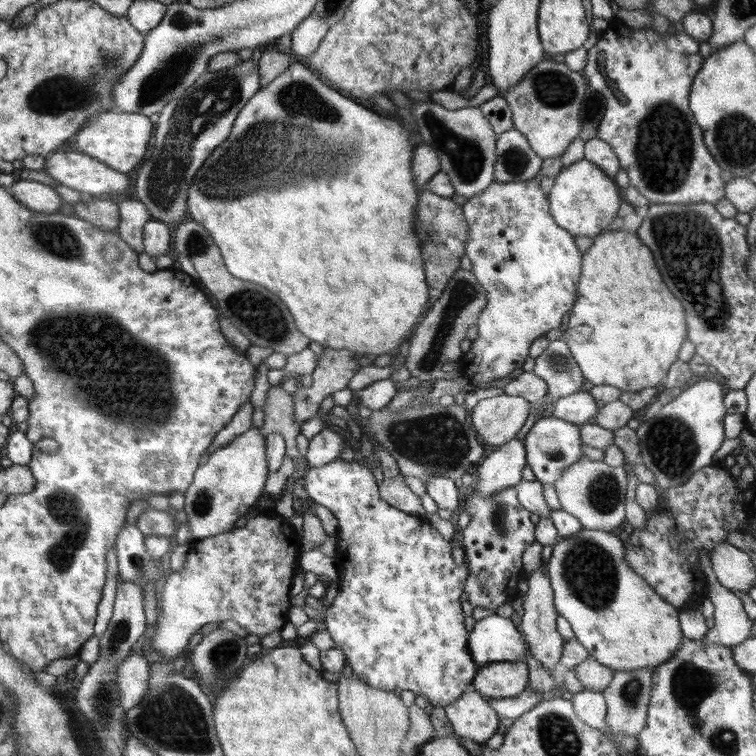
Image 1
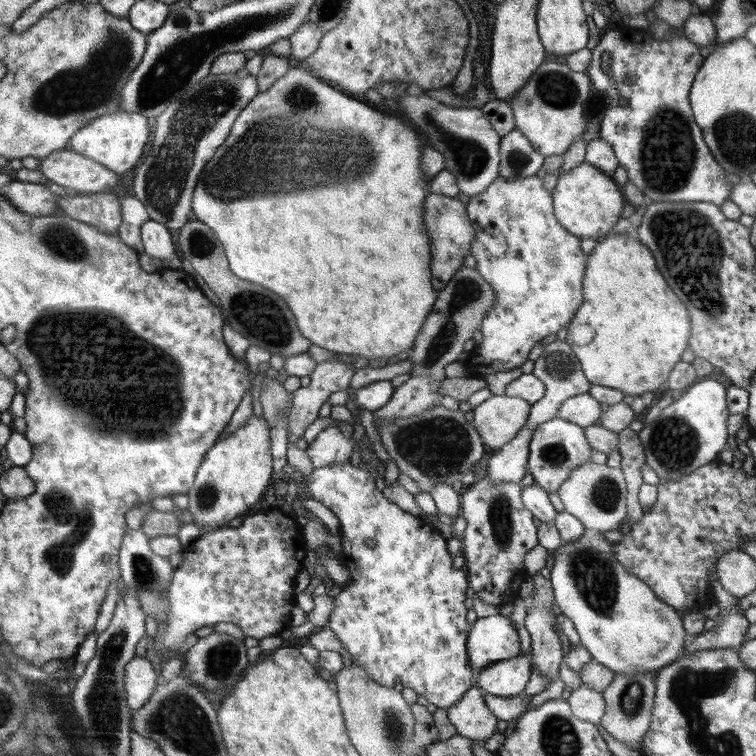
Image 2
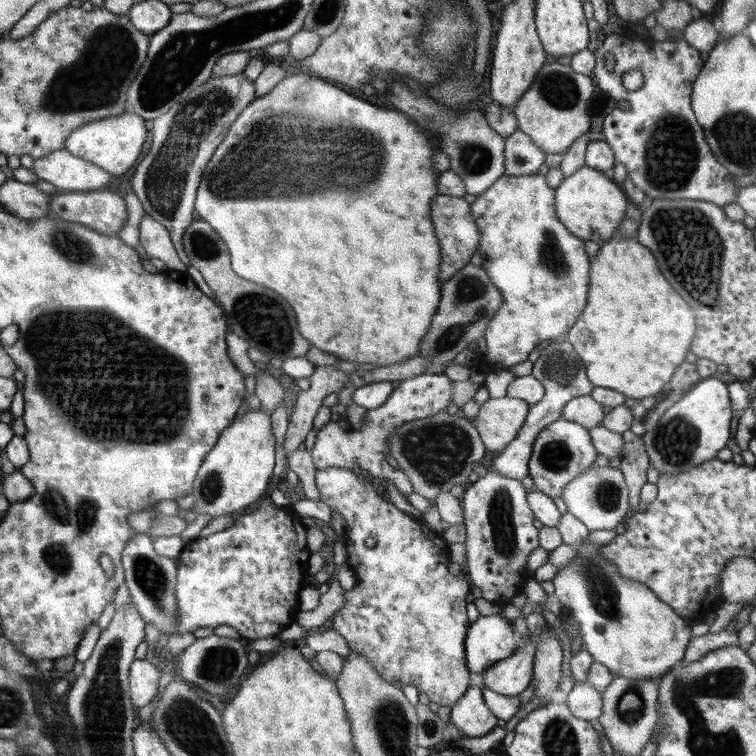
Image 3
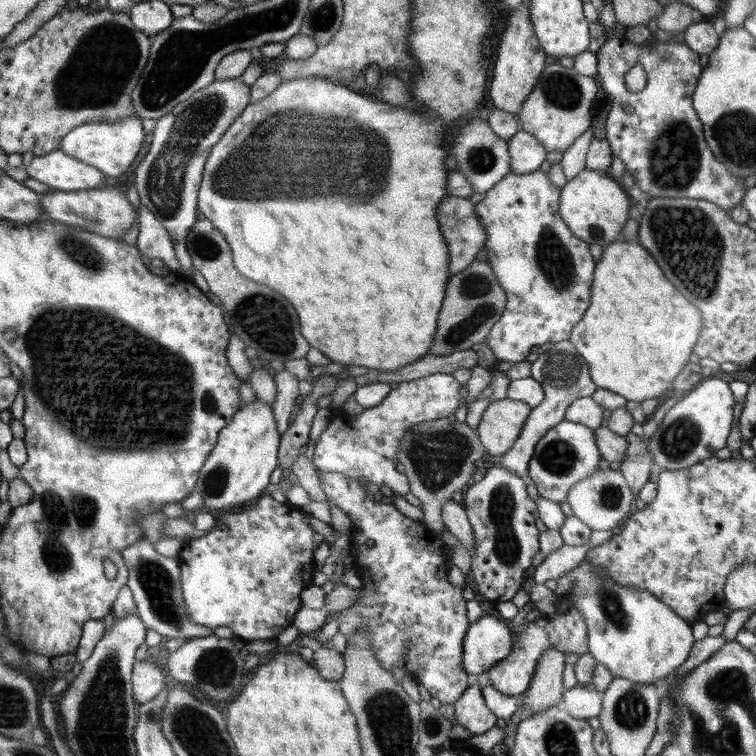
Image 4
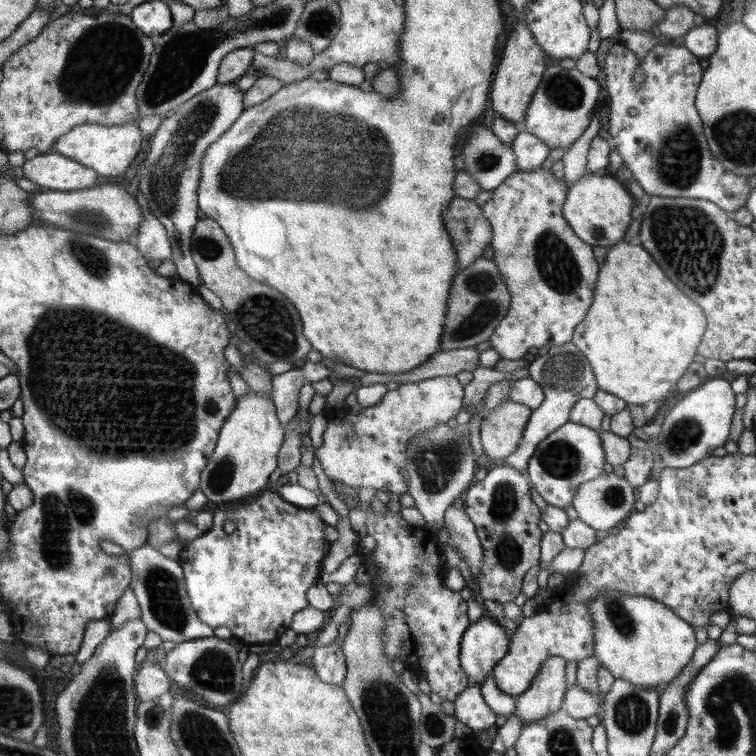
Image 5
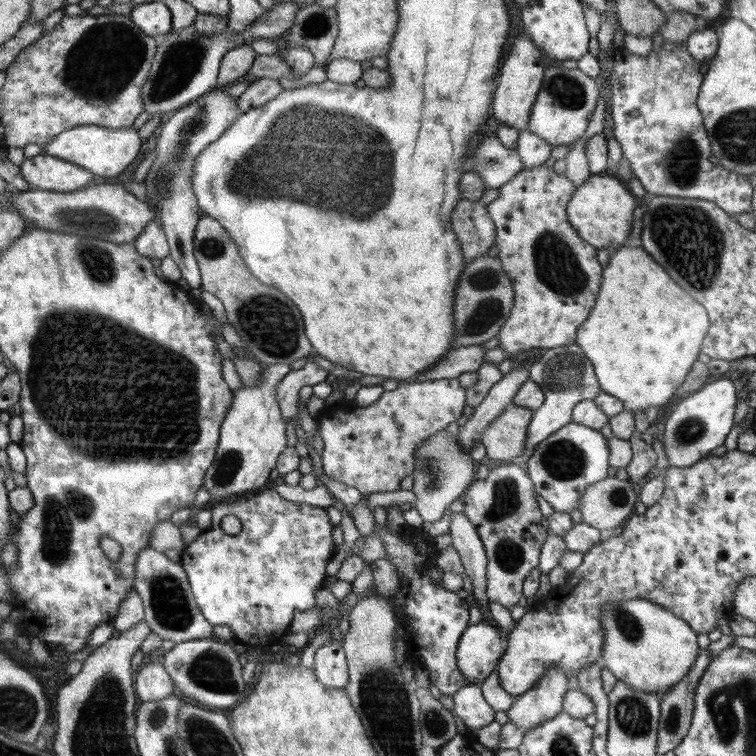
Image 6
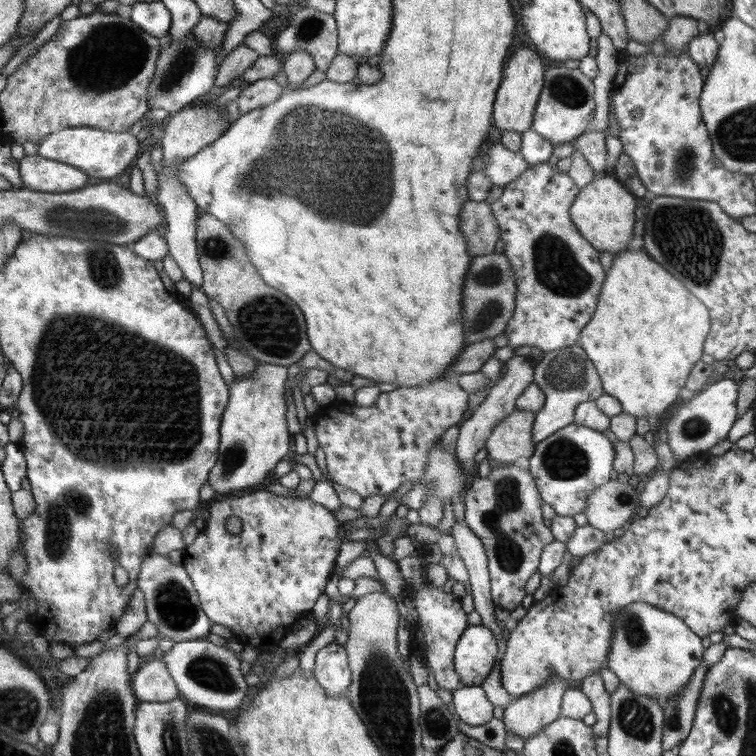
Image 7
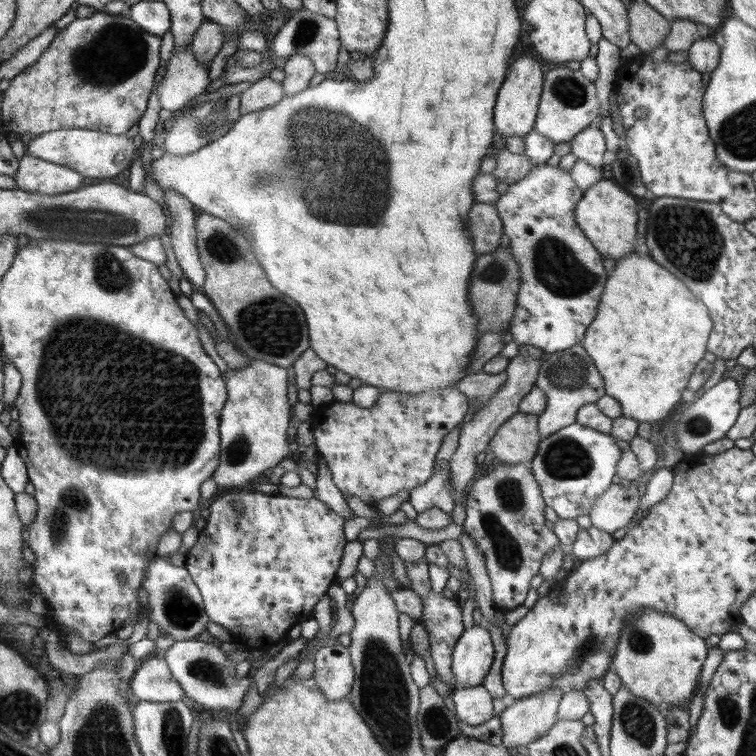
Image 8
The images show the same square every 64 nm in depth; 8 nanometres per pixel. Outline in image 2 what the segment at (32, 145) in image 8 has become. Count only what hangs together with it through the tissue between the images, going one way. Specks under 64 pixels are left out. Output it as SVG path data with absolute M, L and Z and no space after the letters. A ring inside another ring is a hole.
M118 110L113 114L98 116L77 130L76 134L70 138L70 148L121 175L133 169L136 162L140 160L140 156L144 154L144 146L150 138L150 130L146 117Z

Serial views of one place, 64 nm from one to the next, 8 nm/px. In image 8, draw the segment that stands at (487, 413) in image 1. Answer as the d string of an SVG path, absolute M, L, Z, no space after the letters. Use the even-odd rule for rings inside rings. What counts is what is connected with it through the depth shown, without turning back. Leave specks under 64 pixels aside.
M516 412L494 433L488 451L508 465L532 461L540 444L538 415Z

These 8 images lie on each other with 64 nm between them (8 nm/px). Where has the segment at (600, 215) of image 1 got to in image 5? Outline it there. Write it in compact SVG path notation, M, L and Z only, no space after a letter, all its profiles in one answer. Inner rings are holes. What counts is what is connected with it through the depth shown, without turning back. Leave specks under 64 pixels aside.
M586 172L576 183L569 185L566 201L562 205L562 214L580 240L593 248L609 249L623 240L630 225L632 196L614 176L599 176L597 173Z

